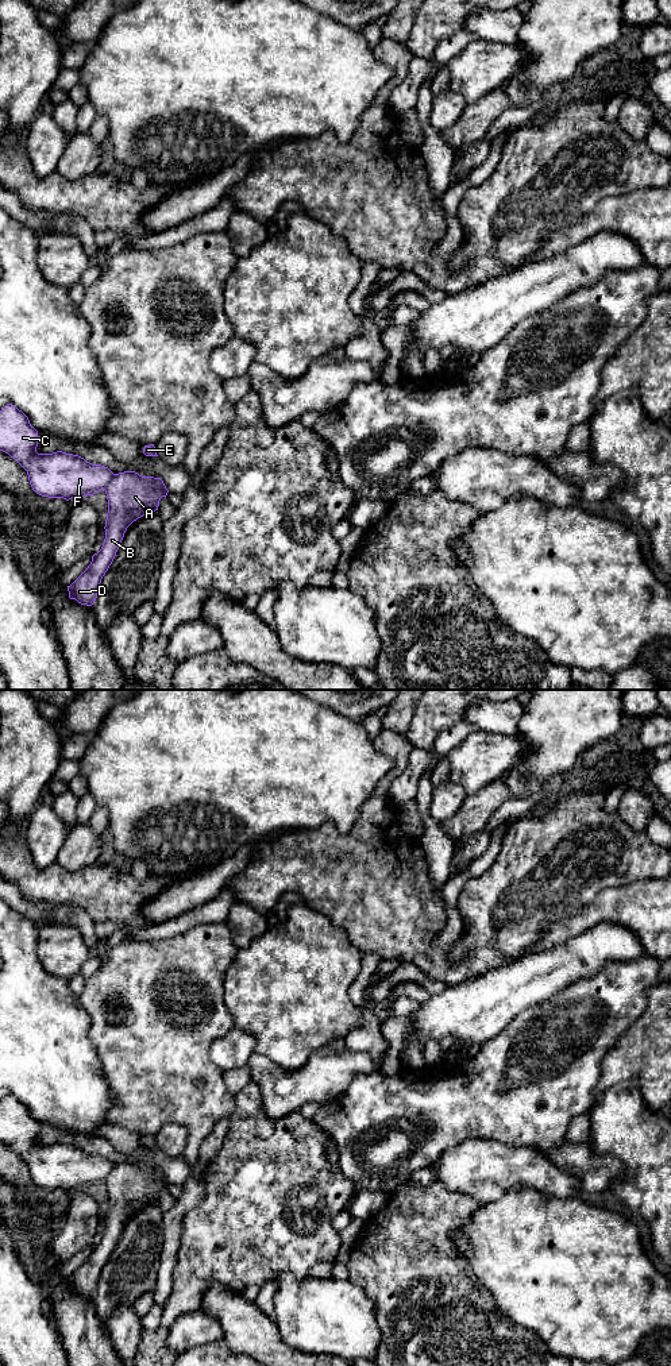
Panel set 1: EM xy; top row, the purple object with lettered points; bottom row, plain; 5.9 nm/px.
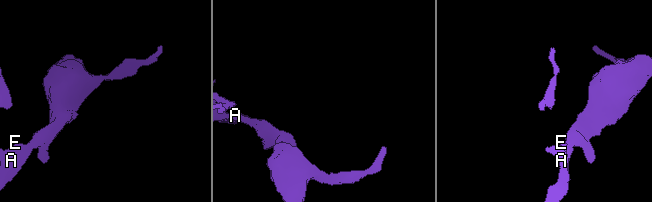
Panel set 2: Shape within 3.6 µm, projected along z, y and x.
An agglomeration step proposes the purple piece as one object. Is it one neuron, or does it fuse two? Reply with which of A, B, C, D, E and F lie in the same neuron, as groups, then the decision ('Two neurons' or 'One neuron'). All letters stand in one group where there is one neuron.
Groups: A B D E / C F. Two neurons

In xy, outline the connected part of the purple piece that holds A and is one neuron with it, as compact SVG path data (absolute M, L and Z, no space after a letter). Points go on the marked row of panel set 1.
M135 471L115 474L105 487L108 513L101 549L92 556L88 568L68 586L69 598L92 606L101 579L112 564L127 528L138 518L158 510L169 490L161 478L142 476Z

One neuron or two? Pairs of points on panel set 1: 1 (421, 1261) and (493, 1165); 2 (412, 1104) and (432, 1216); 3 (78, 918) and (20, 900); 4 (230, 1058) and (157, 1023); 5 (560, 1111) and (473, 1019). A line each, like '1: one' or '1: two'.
1: two
2: two
3: one
4: two
5: two

